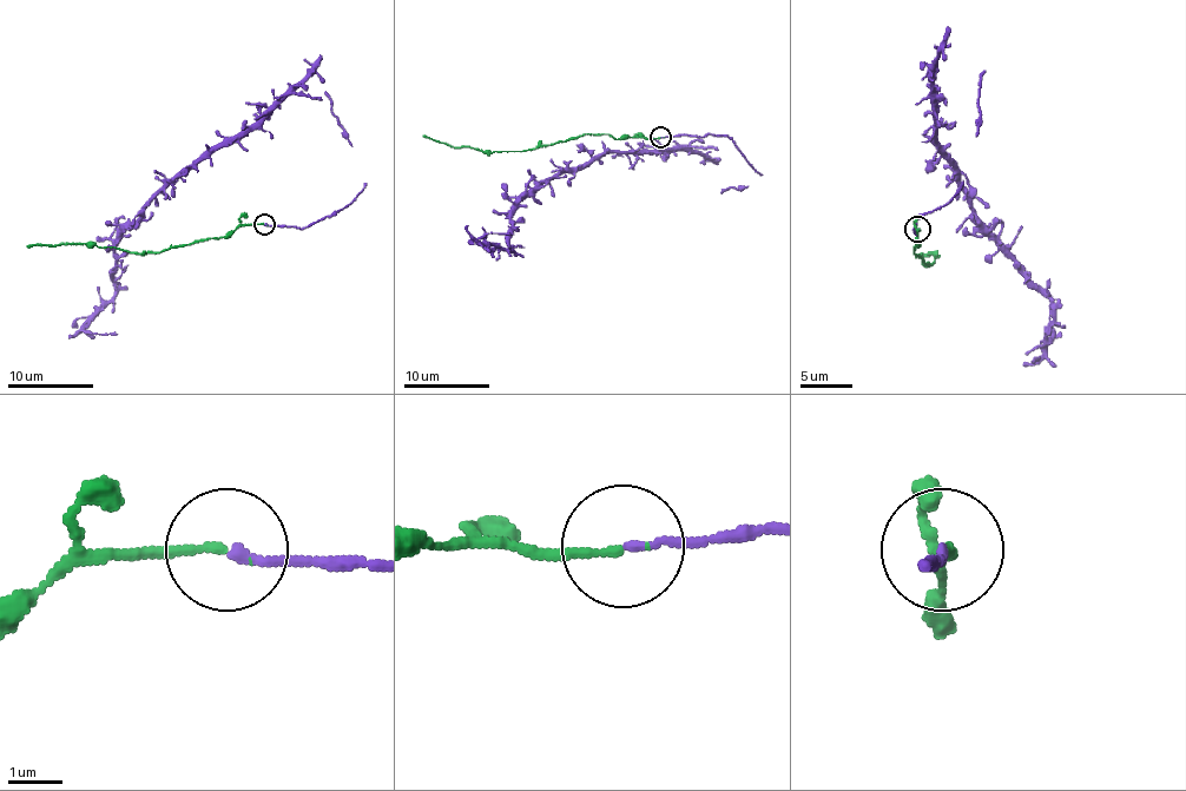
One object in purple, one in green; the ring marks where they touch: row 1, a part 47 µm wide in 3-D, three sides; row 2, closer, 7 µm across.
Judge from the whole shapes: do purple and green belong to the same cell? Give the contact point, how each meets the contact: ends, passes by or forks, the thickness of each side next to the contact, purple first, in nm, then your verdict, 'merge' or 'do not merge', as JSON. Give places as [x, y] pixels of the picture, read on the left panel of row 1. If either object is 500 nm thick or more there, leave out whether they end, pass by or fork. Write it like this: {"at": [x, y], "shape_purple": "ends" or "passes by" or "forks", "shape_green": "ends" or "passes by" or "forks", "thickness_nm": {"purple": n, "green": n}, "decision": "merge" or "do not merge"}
{"at": [264, 224], "shape_purple": "ends", "shape_green": "ends", "thickness_nm": {"purple": 150, "green": 150}, "decision": "merge"}

